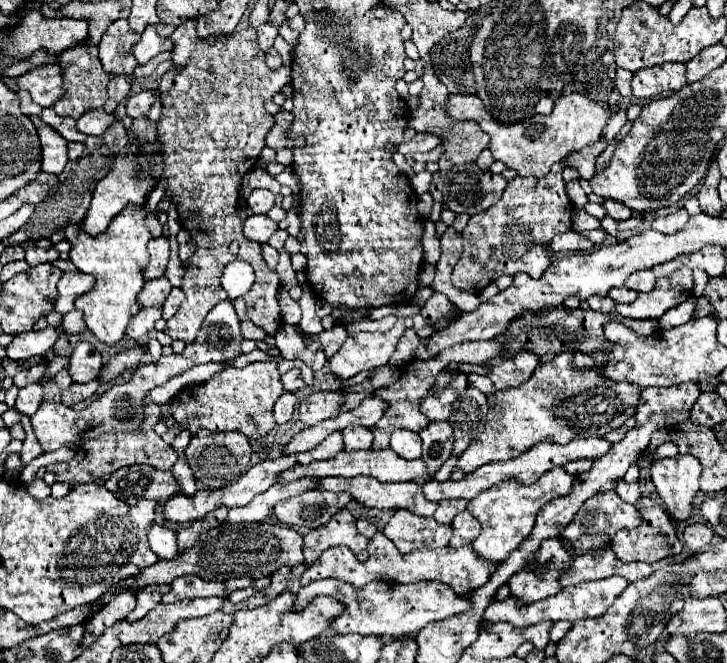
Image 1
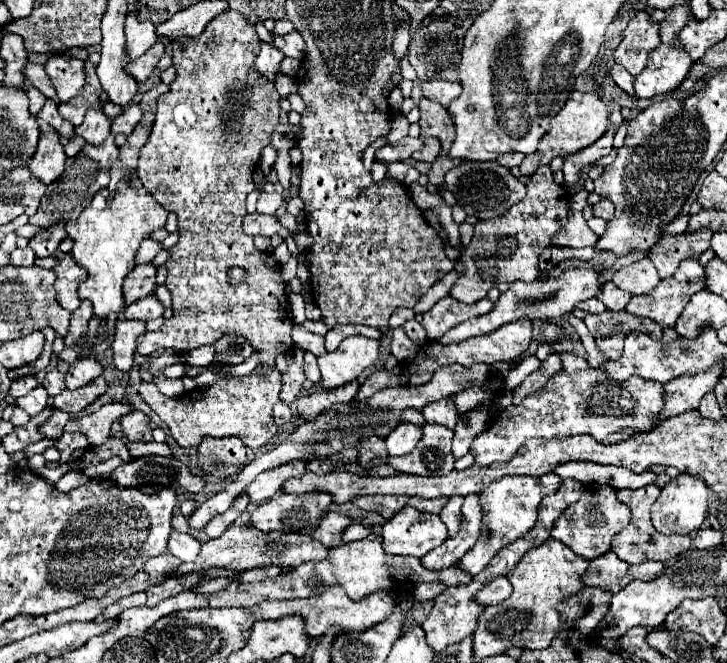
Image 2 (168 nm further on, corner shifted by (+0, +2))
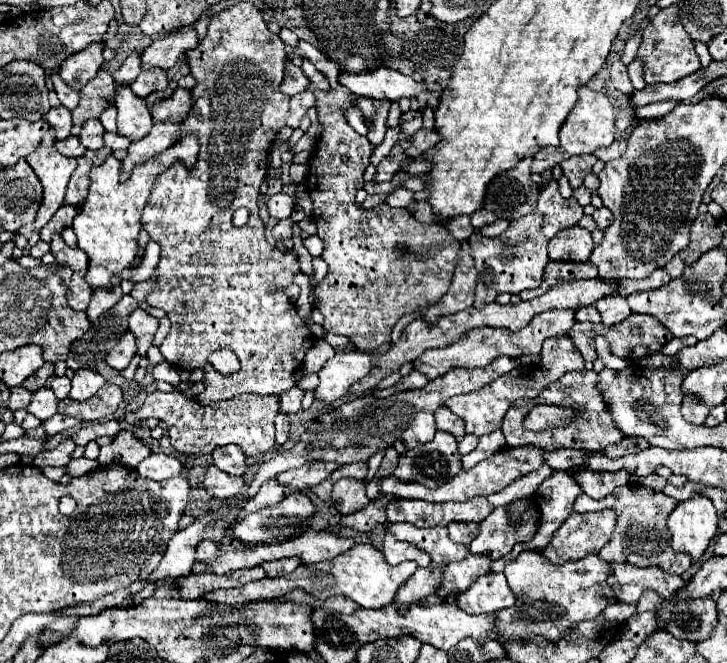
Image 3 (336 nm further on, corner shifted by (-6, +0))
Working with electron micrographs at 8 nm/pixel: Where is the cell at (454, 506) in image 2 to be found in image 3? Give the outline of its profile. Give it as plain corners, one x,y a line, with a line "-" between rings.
450,523
448,531
450,531
450,539
454,543
464,543
468,545
476,533
470,533
470,529
474,527
474,523

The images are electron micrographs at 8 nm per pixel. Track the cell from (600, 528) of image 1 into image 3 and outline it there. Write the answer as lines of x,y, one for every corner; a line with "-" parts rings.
598,511
584,515
572,513
554,533
546,549
542,549
540,553
552,565
578,561
586,555
598,555
598,551
608,543
614,531
614,523
614,511

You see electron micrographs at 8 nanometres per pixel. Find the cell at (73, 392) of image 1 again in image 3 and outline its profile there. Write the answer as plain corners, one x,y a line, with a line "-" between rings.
106,383
92,399
84,401
84,403
78,403
72,399
60,401
58,411
64,415
80,415
84,421
96,421
96,419
104,419
104,417
110,417
112,413
116,413
122,399
124,399
122,389

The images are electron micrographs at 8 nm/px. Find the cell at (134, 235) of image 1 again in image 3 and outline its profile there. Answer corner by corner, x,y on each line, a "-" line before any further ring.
186,135
174,147
158,155
158,159
152,159
150,163
136,167
126,181
120,181
122,161
118,161
114,155
108,155
108,159
102,165
90,171
88,199
84,201
82,211
76,215
72,223
72,229
78,237
78,247
88,255
86,281
90,283
90,287
110,287
112,275
122,273
134,261
136,243
138,243
138,221
150,197
154,179
164,169
168,169
174,163
174,159
182,161
187,169
192,169
196,165
198,151
200,151
198,135

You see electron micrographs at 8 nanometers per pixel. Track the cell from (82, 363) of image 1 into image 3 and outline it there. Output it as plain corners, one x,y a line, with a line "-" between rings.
92,369
76,371
72,377
72,389
70,389
68,397
72,401
86,401
86,399
94,397
104,383
106,383
106,379

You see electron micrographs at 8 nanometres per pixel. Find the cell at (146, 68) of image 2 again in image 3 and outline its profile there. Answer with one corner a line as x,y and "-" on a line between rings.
142,71
132,85
132,91
134,95
146,99
150,93
164,91
166,87
168,87
168,79
166,75
162,75
162,71

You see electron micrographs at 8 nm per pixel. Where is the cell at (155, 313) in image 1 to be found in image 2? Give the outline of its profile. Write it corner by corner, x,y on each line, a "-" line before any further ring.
120,319
116,323
116,335
112,343
114,351
114,365
122,371
130,371
134,365
134,349
138,337
146,331
146,321
134,321
134,319

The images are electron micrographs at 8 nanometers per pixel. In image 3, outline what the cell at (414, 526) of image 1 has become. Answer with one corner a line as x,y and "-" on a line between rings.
386,533
386,537
384,537
382,553
390,565
398,565
404,561
416,561
418,567
430,565
430,555
426,555
424,551
418,551
416,547
410,547
410,543
402,543
402,541
394,539
390,533

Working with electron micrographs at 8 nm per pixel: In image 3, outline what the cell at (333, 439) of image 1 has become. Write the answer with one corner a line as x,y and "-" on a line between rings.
350,463
350,465
340,465
332,475
330,475
330,483
336,483
338,479
342,477
348,477
348,479
356,479
356,481
362,481
366,477
366,463

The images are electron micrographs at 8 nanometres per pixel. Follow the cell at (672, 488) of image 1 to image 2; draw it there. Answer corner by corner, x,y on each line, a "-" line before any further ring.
680,471
676,477
666,481
660,497
652,505
652,525
664,535
688,535
690,531
696,531
702,525
702,521
706,519
706,511
708,511
706,483
698,475

